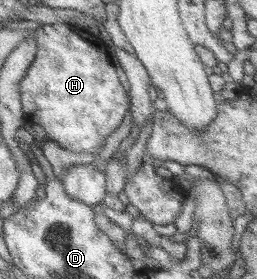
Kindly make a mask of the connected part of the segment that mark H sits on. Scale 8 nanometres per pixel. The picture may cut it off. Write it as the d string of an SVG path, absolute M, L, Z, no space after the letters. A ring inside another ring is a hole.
M71 23L40 25L34 30L33 36L36 43L34 58L18 83L20 106L25 122L39 125L45 131L46 141L54 142L61 149L80 154L95 151L97 155L107 136L117 129L128 109L127 94L117 80L115 67L111 64L105 46Z

